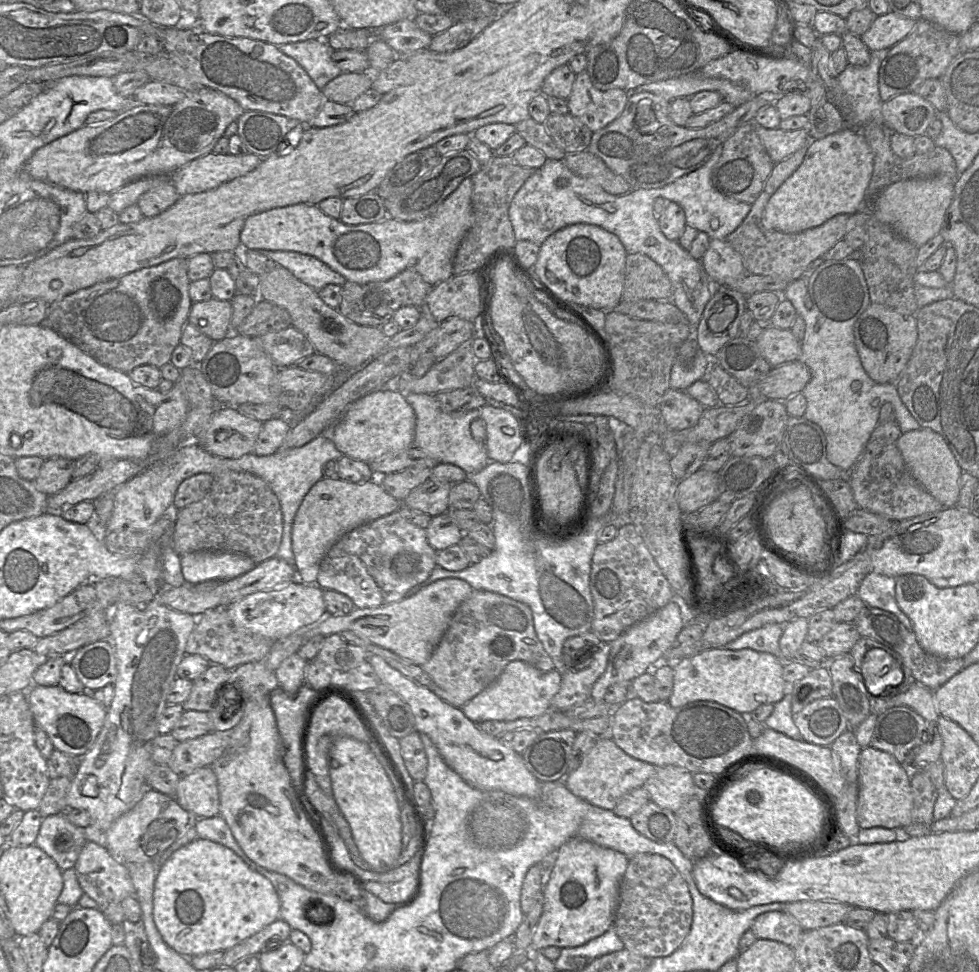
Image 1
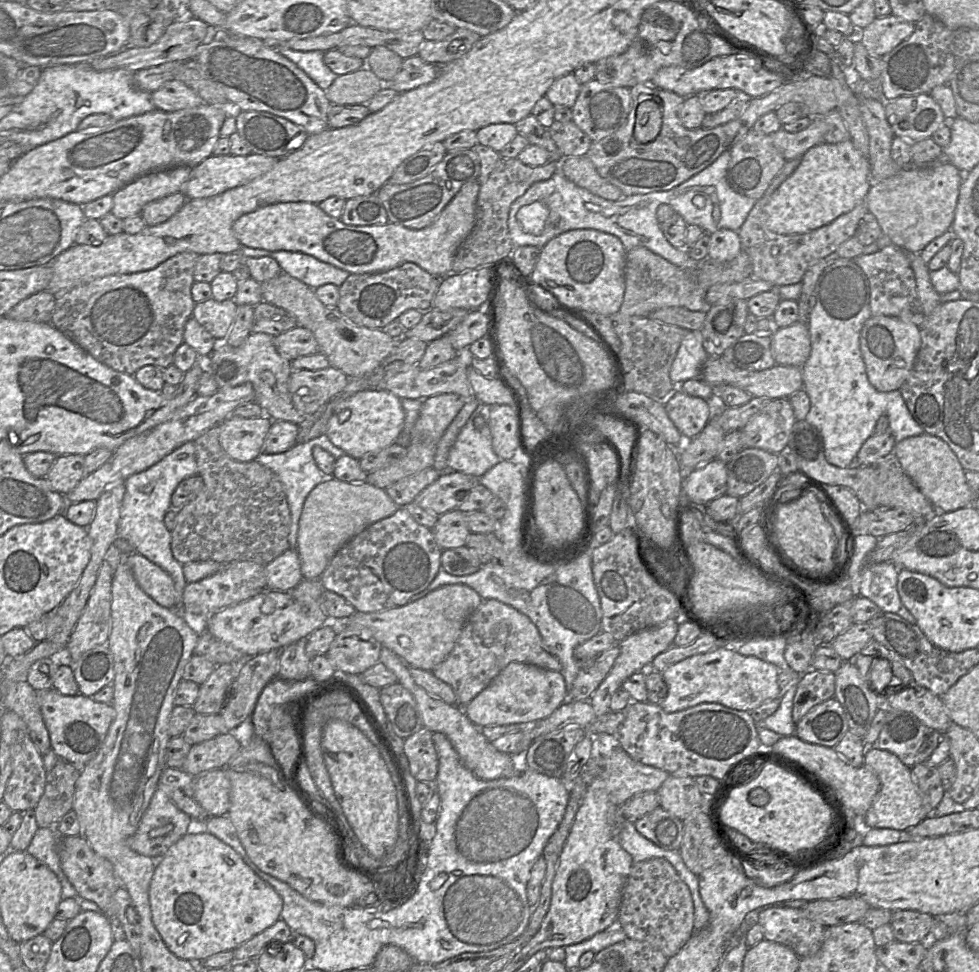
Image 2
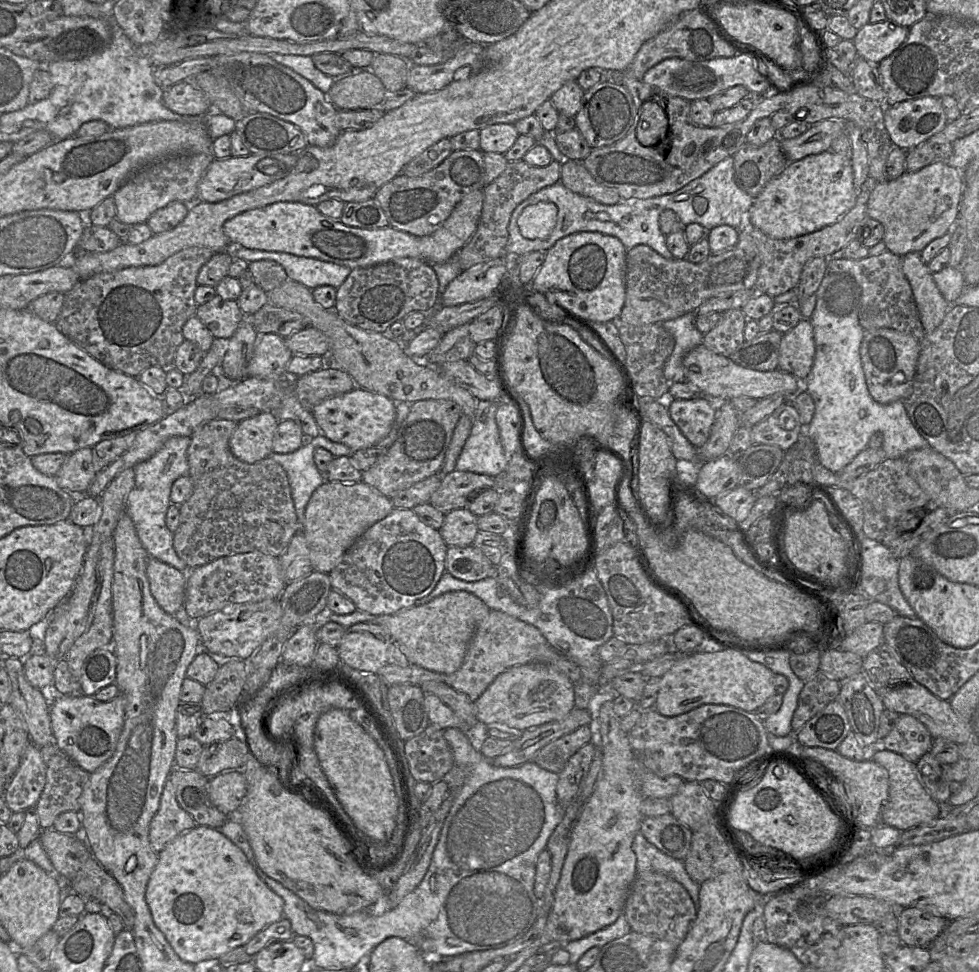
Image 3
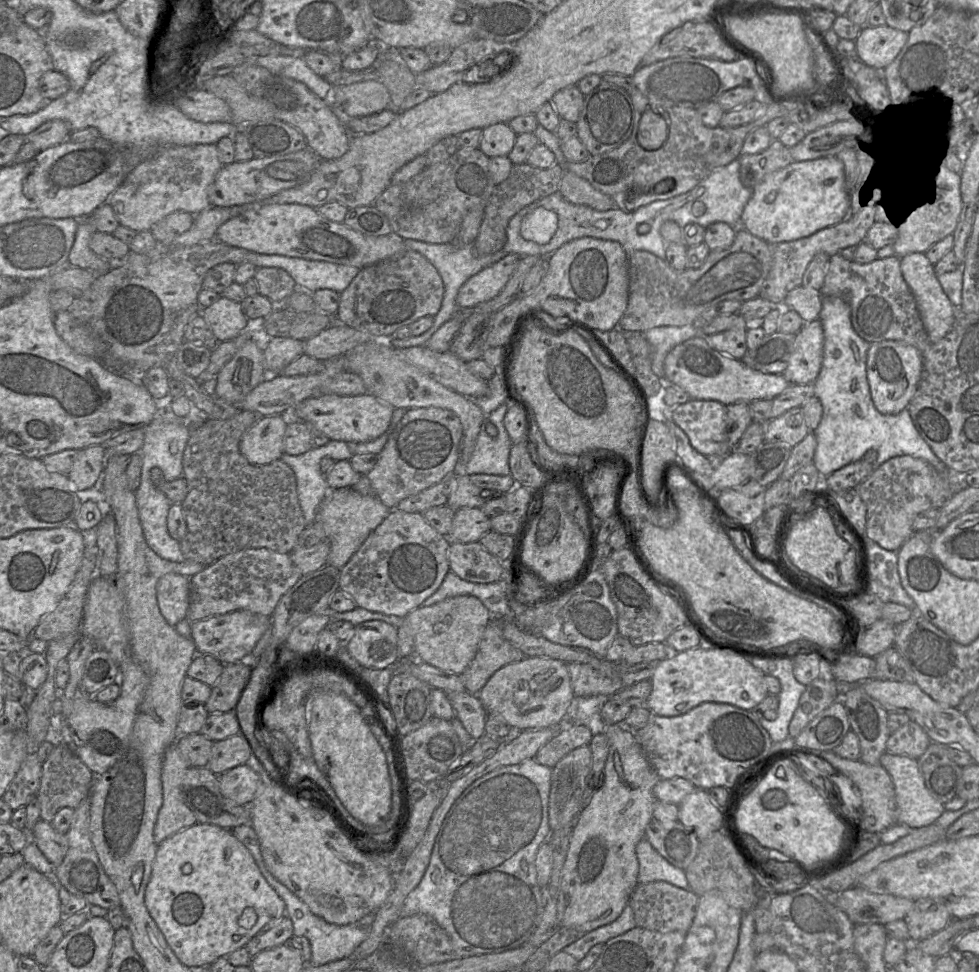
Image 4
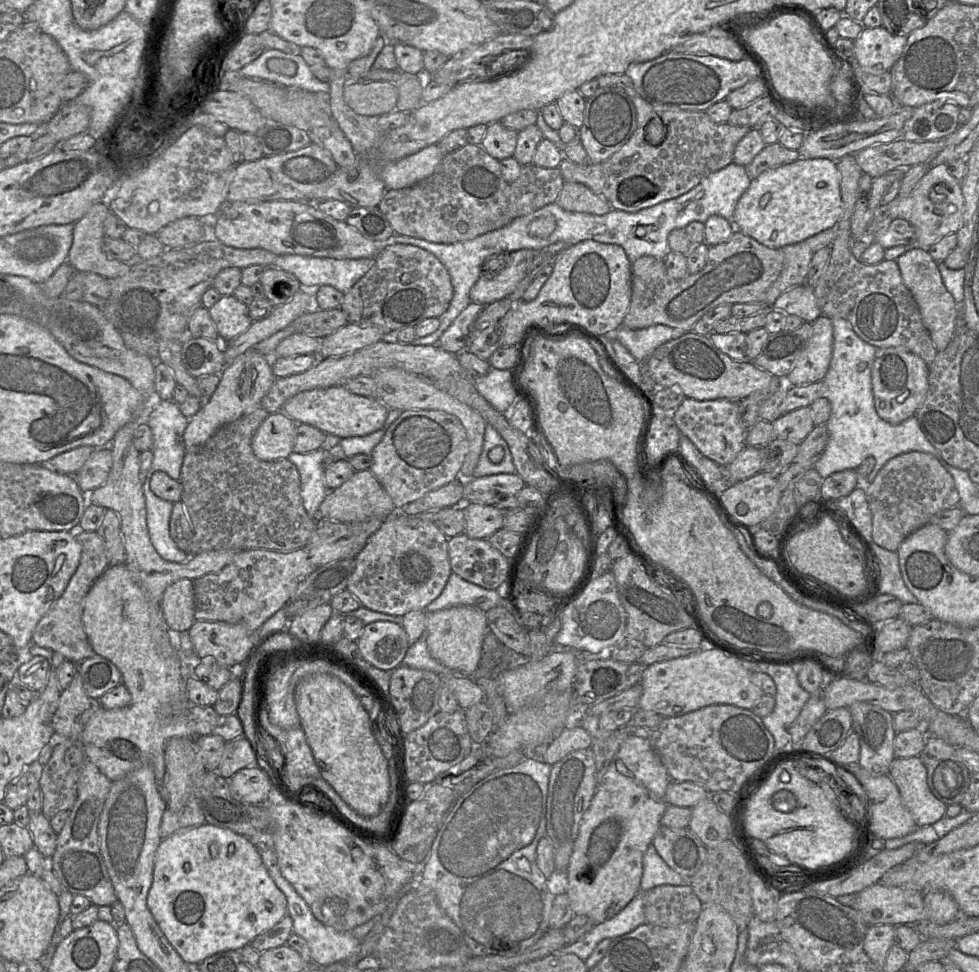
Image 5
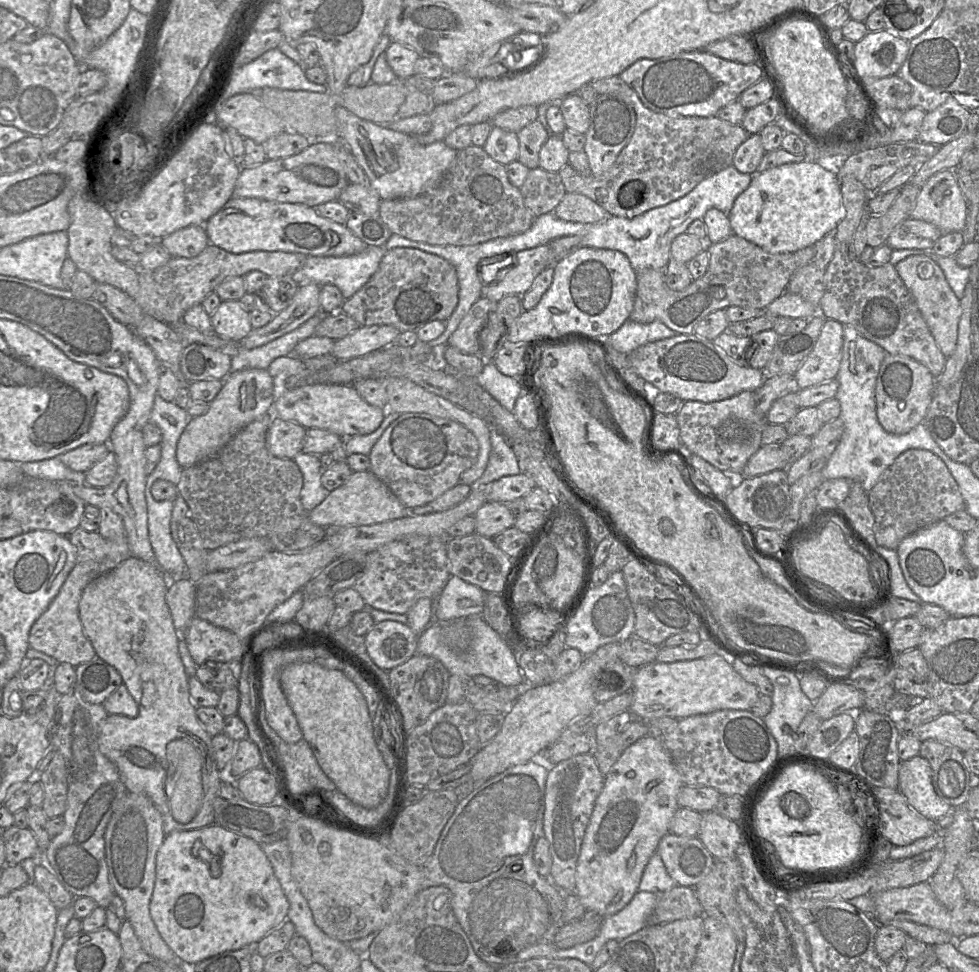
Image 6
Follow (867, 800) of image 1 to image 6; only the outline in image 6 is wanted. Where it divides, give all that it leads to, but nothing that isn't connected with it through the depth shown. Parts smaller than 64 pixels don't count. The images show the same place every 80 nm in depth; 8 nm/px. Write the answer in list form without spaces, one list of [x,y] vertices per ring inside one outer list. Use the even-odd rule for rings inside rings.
[[[920,755],[901,761],[898,779],[899,791],[925,818],[937,821],[951,809],[951,805],[936,794],[930,763]]]

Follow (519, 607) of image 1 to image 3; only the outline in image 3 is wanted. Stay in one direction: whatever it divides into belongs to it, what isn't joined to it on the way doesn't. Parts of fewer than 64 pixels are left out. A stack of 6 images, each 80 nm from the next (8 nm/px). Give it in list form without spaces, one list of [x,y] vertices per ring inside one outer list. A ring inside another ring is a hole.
[[[490,610],[471,639],[460,668],[445,675],[445,683],[475,702],[500,673],[512,666],[529,663],[549,665],[566,675],[573,684],[581,679],[581,669],[556,651],[535,626],[501,611]]]

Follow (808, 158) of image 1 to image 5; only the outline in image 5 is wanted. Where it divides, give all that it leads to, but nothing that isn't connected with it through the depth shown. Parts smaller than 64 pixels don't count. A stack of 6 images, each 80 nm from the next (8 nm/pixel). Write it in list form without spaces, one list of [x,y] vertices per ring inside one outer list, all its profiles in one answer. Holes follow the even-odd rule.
[[[826,158],[798,160],[768,169],[751,181],[740,197],[731,222],[762,245],[781,249],[832,228],[841,218],[843,203],[837,164]]]

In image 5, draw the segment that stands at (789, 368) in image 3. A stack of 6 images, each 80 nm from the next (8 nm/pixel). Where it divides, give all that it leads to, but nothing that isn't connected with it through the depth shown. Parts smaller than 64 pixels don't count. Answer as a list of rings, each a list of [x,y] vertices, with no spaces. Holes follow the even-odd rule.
[[[824,315],[812,323],[812,336],[806,348],[796,358],[786,376],[786,385],[801,386],[824,379],[828,372],[833,351],[832,320]]]

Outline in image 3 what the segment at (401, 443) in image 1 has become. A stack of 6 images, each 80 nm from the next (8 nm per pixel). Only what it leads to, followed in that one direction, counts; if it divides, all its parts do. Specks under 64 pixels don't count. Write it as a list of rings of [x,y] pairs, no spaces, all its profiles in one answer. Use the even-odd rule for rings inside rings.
[[[356,387],[350,392],[325,399],[311,413],[323,435],[355,452],[374,447],[388,435],[395,424],[396,403],[384,395]]]

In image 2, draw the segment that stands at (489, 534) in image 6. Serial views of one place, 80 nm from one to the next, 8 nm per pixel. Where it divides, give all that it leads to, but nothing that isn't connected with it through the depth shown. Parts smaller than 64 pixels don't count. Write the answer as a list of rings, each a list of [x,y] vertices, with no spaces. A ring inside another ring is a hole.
[[[457,509],[439,516],[431,530],[437,546],[442,551],[465,546],[470,534],[465,513]]]

